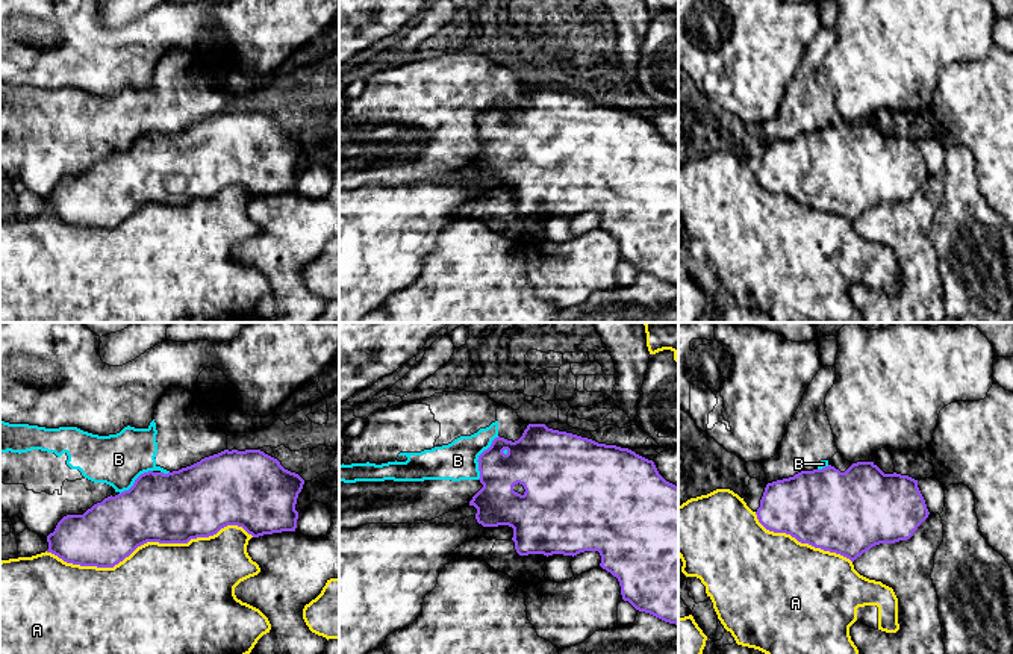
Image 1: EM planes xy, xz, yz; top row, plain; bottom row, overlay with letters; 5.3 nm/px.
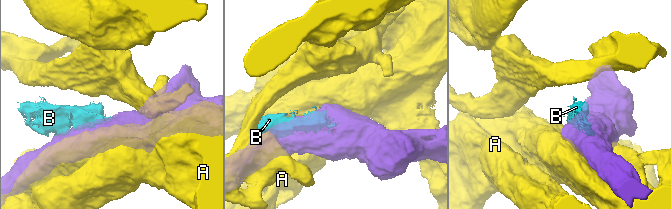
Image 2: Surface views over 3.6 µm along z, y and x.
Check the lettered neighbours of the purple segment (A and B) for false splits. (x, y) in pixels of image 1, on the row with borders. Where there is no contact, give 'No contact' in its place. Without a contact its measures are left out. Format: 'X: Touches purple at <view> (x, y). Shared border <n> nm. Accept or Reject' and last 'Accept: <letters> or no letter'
A: Touches purple at xy (149, 541). Shared border 1100 nm. Reject
B: Touches purple at xz (479, 457). Shared border 260 nm. Reject
Accept: no letter

